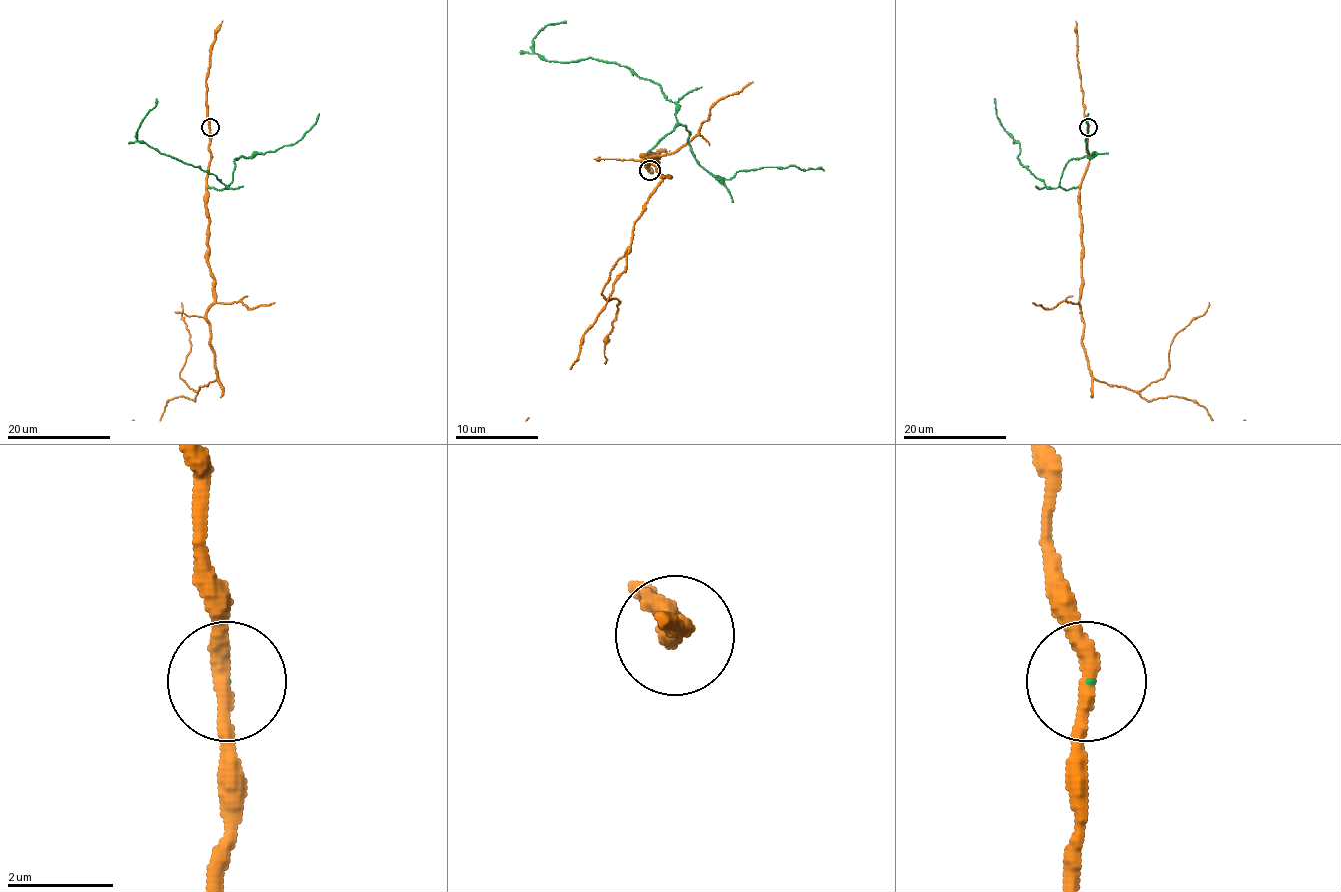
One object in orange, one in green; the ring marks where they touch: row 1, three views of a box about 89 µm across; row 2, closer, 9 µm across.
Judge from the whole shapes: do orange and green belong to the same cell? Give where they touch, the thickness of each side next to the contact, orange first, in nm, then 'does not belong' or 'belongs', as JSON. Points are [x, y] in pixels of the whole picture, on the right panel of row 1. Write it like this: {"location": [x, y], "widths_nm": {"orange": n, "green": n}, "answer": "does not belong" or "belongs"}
{"location": [1088, 127], "widths_nm": {"orange": 280, "green": 30}, "answer": "belongs"}

